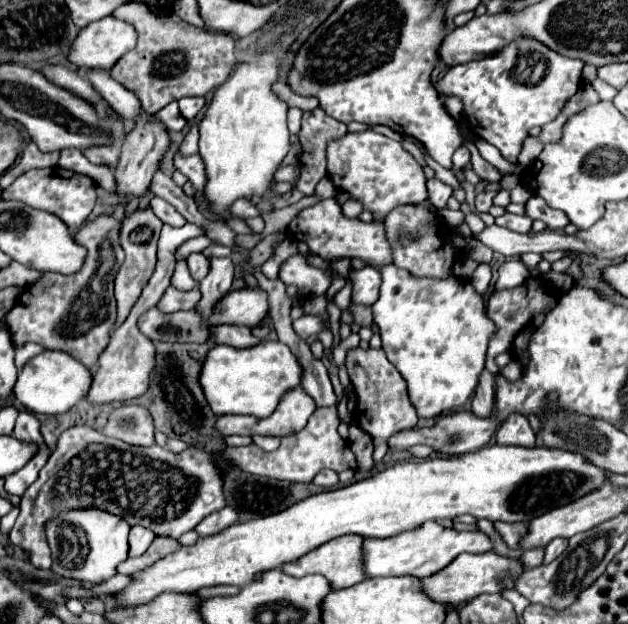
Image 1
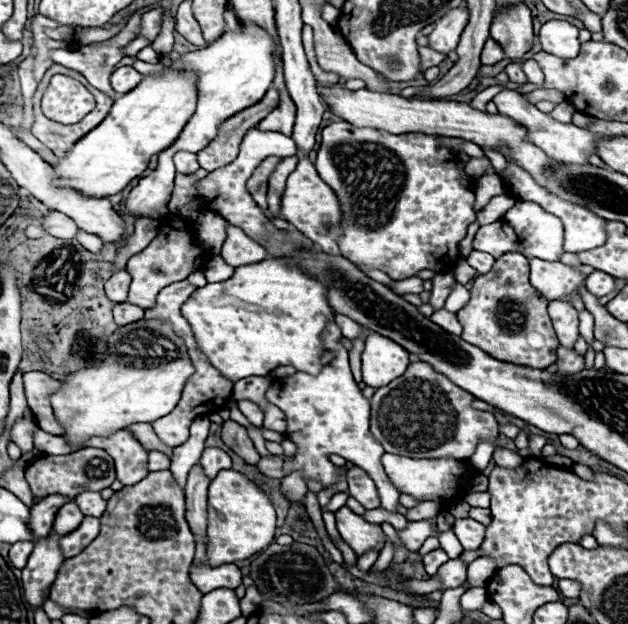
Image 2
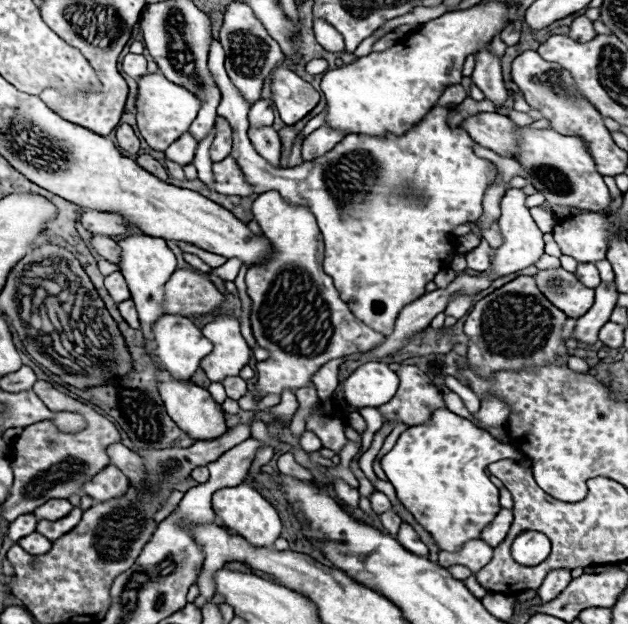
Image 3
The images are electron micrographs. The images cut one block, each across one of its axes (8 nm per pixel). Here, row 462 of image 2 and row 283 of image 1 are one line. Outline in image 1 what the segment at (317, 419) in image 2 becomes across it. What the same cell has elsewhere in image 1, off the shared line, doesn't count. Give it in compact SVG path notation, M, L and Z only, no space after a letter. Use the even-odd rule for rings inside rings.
M294 254L280 268L280 280L284 284L294 284L304 296L320 296L326 294L332 282L330 270L314 268L306 262L302 254ZM364 266L362 270L352 268L350 270L350 280L354 284L354 292L352 292L352 302L354 304L372 306L378 300L382 276L376 268L372 268L372 266Z

